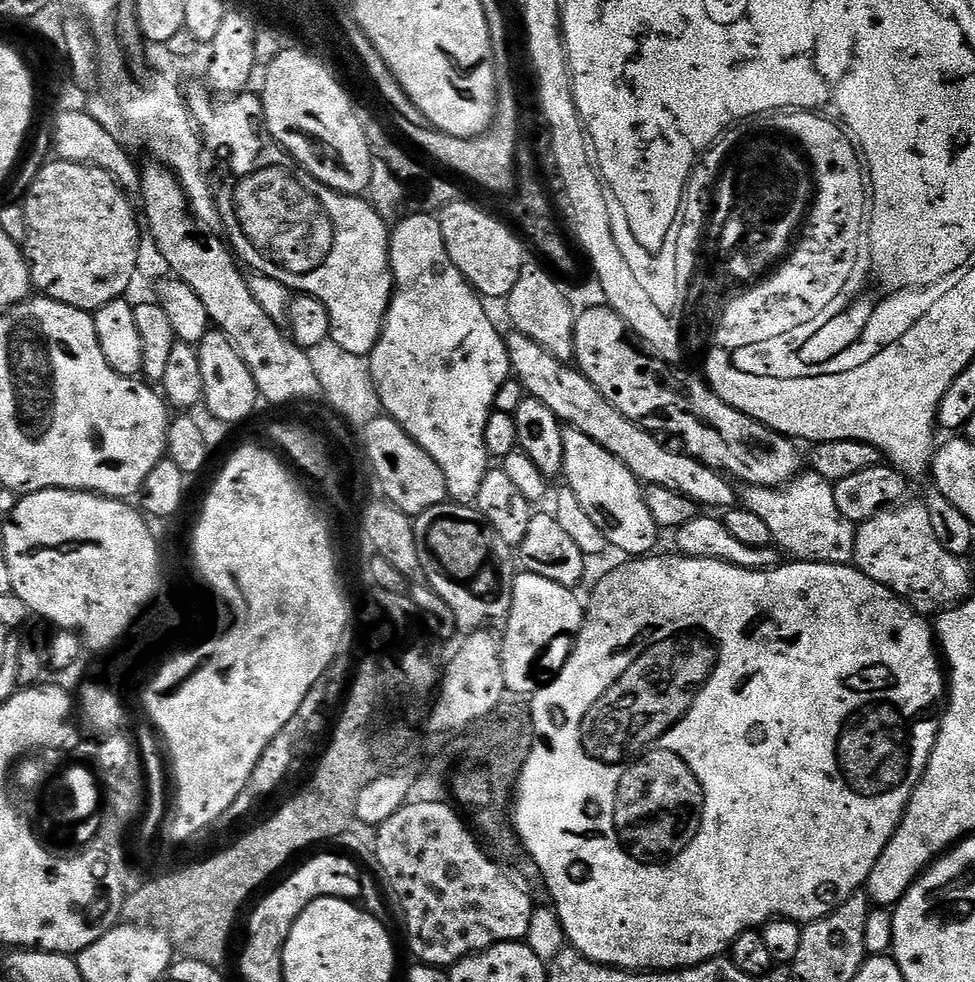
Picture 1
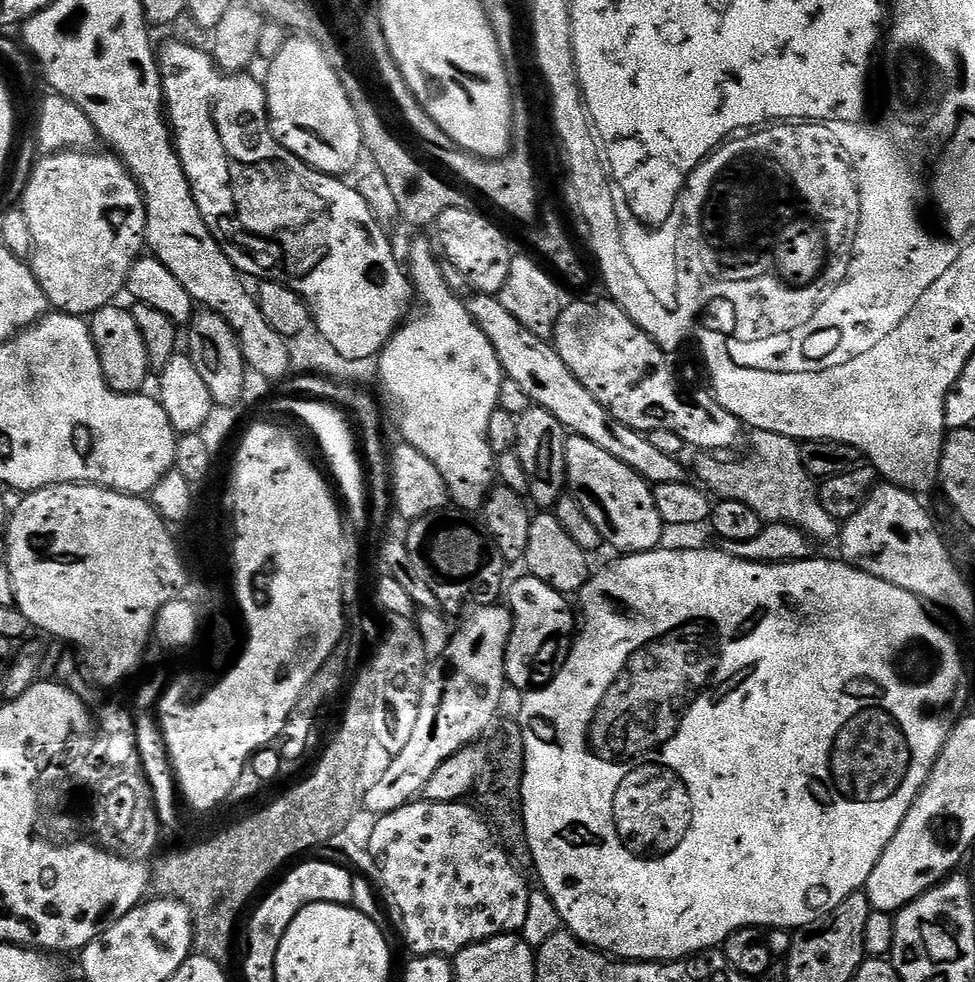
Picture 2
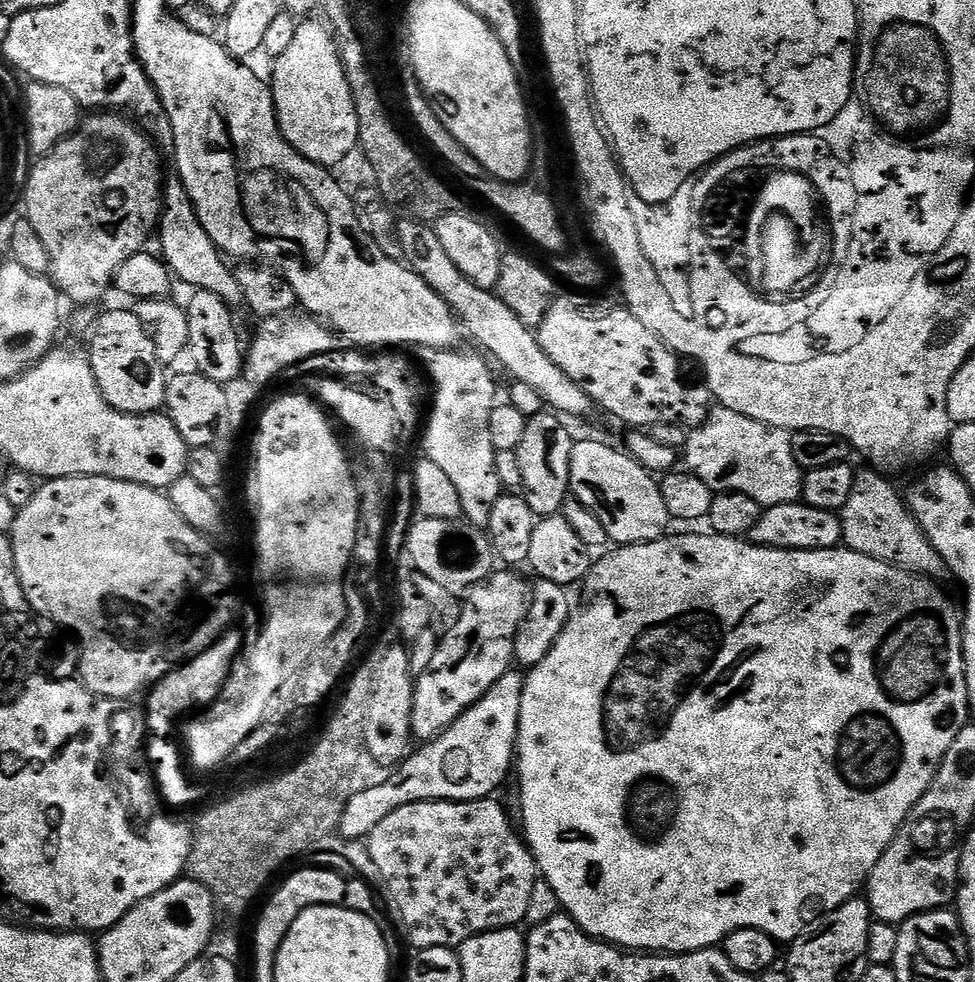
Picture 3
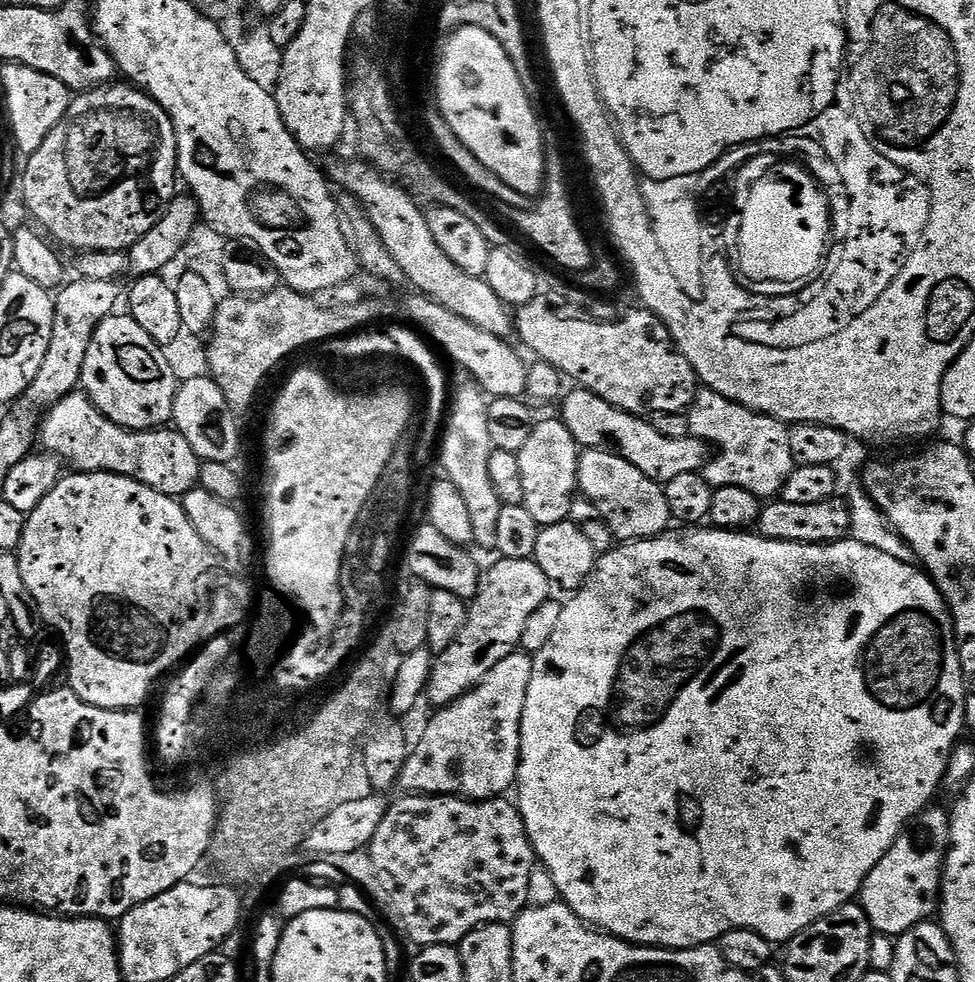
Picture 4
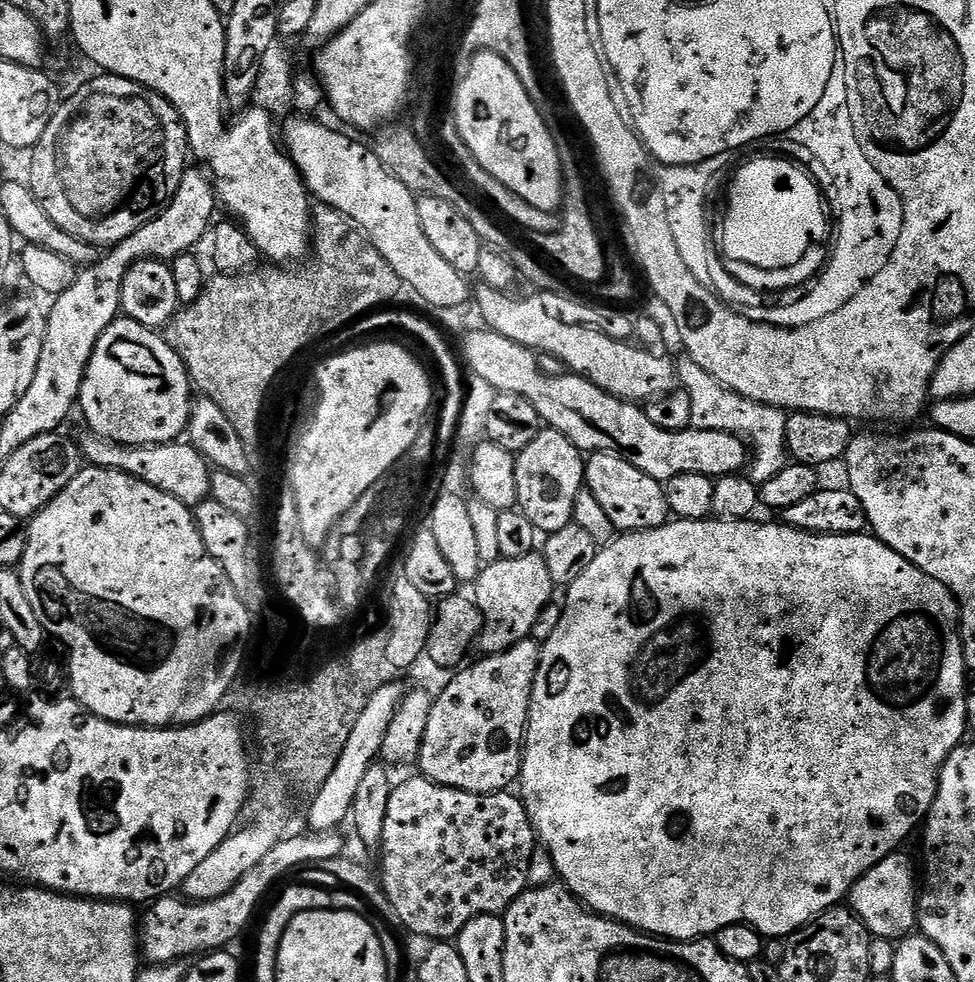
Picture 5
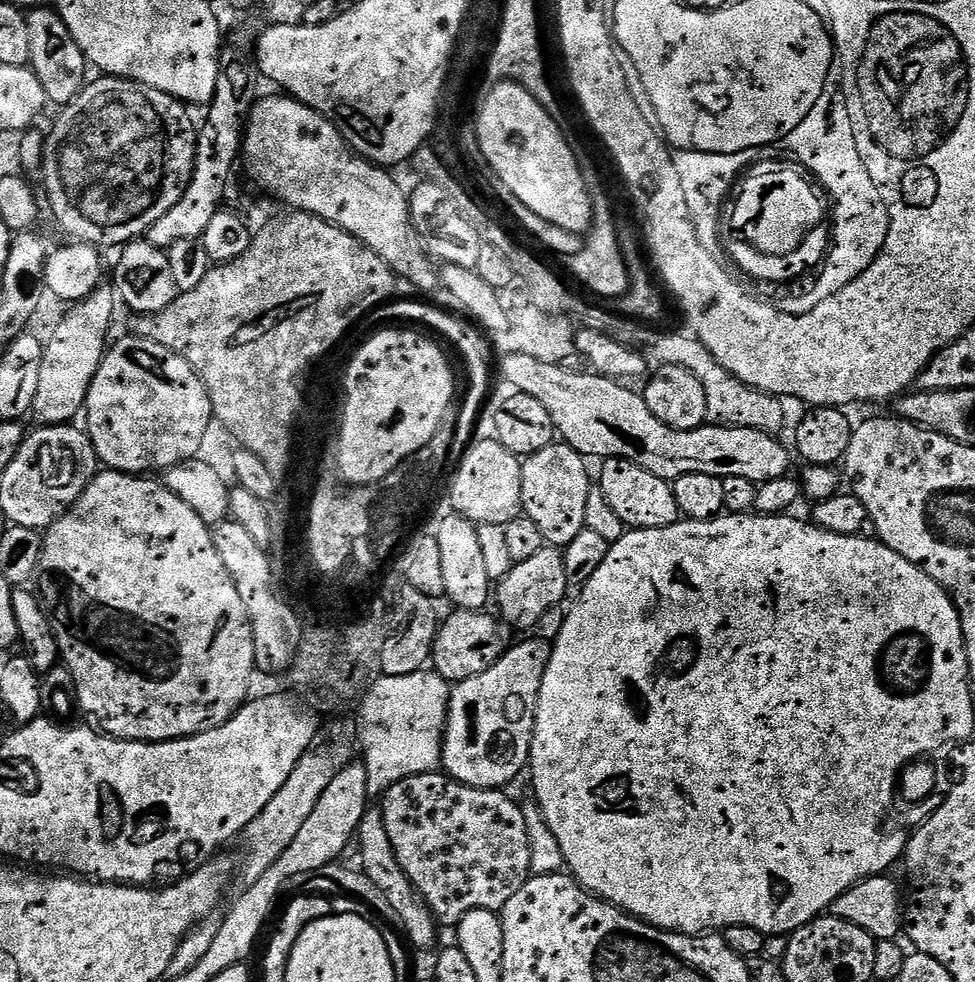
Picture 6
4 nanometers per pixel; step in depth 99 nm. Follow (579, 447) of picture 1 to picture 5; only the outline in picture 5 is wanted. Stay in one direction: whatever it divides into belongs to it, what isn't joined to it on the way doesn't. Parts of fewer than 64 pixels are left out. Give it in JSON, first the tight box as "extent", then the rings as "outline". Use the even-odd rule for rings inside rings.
{"extent":[584,452,670,533],"outline":[[[598,452],[589,455],[584,470],[586,487],[598,498],[602,510],[606,510],[610,522],[621,533],[645,532],[651,528],[661,528],[669,523],[670,513],[664,484],[661,481],[642,474],[642,470],[626,462],[621,456],[610,452]]]}

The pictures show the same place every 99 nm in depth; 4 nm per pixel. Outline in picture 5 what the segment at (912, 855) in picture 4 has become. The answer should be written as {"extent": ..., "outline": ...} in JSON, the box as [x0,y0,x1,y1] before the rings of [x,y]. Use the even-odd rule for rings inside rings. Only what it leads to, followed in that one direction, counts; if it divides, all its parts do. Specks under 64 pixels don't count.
{"extent":[850,850,918,942],"outline":[[[897,850],[882,858],[861,880],[857,880],[850,893],[850,911],[862,921],[873,937],[899,942],[913,935],[917,927],[916,901],[918,899],[918,872],[912,869],[912,860]]]}

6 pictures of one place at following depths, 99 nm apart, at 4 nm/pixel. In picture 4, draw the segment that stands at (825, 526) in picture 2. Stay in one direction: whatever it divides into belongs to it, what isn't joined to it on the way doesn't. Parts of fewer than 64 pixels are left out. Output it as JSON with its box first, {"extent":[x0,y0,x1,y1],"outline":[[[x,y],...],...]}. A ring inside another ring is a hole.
{"extent":[686,387,794,498],"outline":[[[706,387],[697,391],[686,415],[689,437],[703,440],[709,446],[717,444],[720,447],[720,457],[717,460],[716,457],[709,459],[702,469],[702,475],[713,490],[739,486],[761,498],[779,497],[794,467],[790,454],[789,425],[782,420],[775,420],[773,416],[755,412],[753,408],[742,406],[718,394],[713,388]]]}

